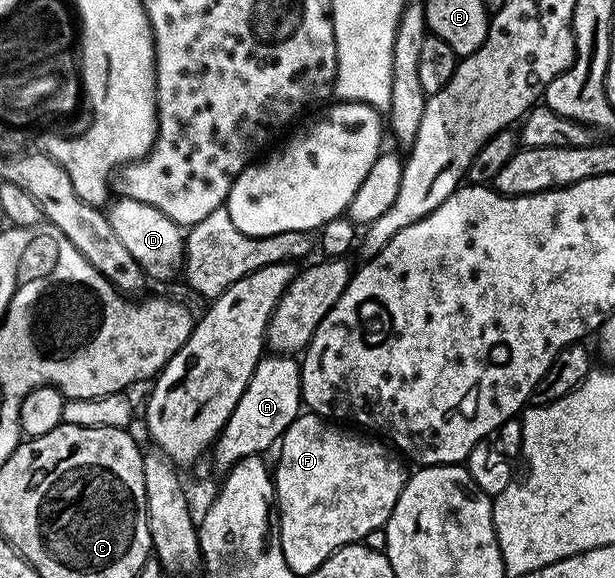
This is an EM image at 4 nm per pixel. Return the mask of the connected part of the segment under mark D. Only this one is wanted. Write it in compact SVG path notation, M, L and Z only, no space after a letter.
M116 198L114 202L115 207L108 206L105 214L109 225L113 225L113 233L117 233L121 245L129 249L129 257L133 257L137 265L141 265L144 276L150 280L151 278L159 281L174 280L185 263L184 228L174 223L169 217L165 217L161 209L145 201Z

